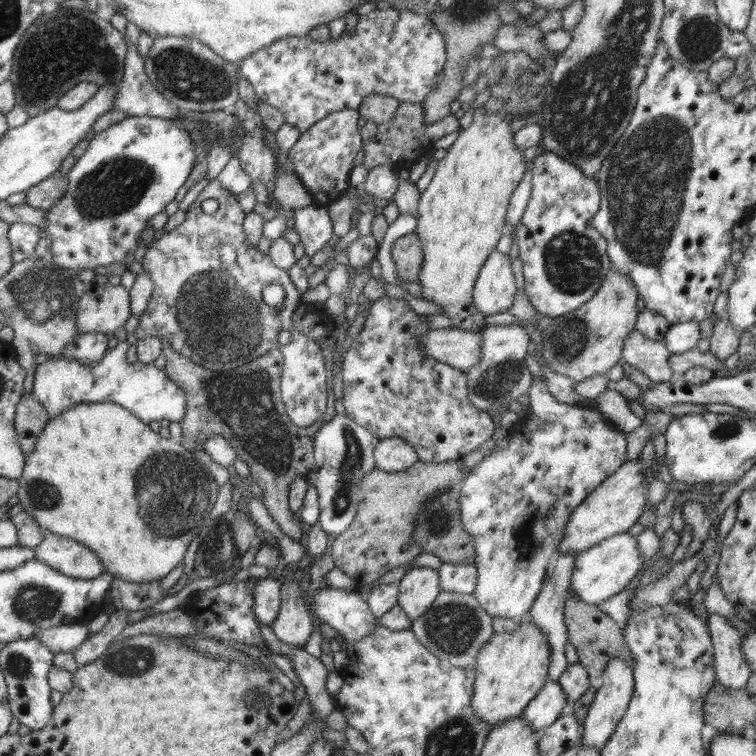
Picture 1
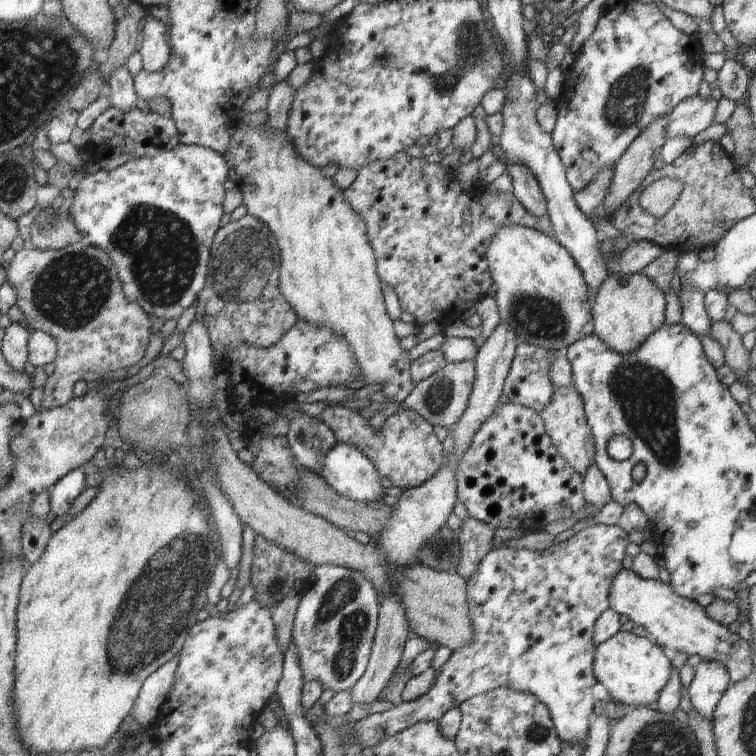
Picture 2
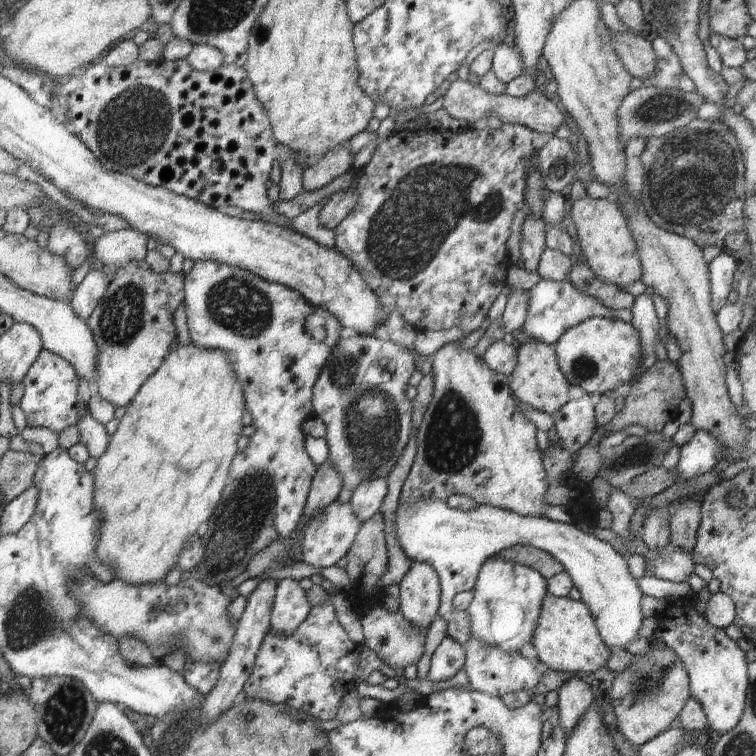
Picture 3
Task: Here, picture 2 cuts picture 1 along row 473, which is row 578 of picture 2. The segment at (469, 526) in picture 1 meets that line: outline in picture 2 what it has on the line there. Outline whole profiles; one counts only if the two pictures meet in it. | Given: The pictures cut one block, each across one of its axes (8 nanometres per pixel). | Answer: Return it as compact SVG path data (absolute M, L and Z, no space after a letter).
M592 525L584 528L569 540L559 544L553 544L549 548L542 551L531 552L527 549L512 549L511 546L502 545L498 549L492 548L478 566L478 569L467 582L466 597L469 609L469 616L474 628L473 640L465 645L462 649L453 651L450 659L439 668L438 678L436 683L424 694L414 702L403 702L399 706L393 707L387 712L379 714L370 714L367 718L359 720L355 724L355 729L351 733L351 740L355 741L362 747L376 747L389 737L394 737L396 734L403 732L406 728L413 726L421 721L436 721L438 722L442 716L455 707L460 707L466 700L473 698L475 695L489 692L499 687L505 687L509 690L523 691L535 695L548 709L551 715L555 730L558 737L564 743L570 745L582 745L587 741L589 734L589 726L591 719L594 717L595 700L593 698L593 687L597 683L594 677L593 663L594 663L594 644L593 633L598 618L610 607L609 591L611 590L612 582L615 580L616 574L623 570L622 562L627 555L627 549L630 544L630 536L618 525L605 526L605 525Z

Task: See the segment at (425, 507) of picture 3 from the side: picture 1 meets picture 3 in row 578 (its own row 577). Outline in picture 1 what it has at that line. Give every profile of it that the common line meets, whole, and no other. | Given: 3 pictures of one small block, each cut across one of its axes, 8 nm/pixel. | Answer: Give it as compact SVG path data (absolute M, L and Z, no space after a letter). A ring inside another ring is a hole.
M628 533L608 537L577 554L571 576L571 590L584 602L599 605L602 600L622 592L640 572L642 565L643 558L636 537ZM442 562L437 569L442 591L471 595L476 588L477 568L474 564L450 564Z

